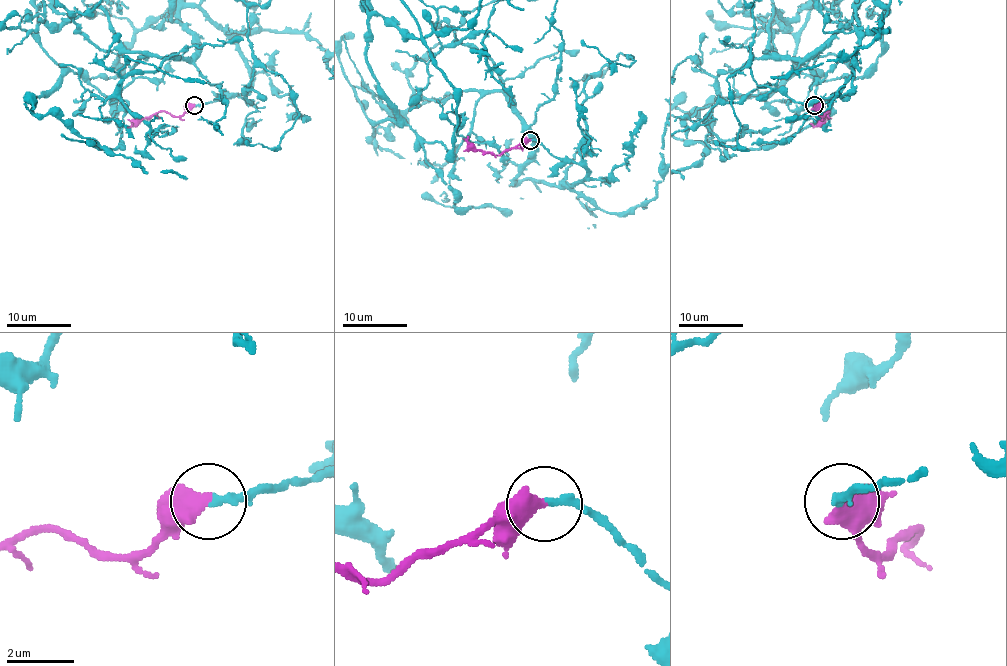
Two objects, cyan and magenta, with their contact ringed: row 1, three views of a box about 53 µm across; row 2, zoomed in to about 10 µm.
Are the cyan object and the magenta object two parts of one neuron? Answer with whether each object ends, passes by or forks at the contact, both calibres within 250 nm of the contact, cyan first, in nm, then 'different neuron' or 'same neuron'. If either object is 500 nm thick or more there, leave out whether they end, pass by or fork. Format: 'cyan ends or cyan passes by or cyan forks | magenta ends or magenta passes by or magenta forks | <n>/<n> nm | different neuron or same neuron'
240/550 nm | same neuron

